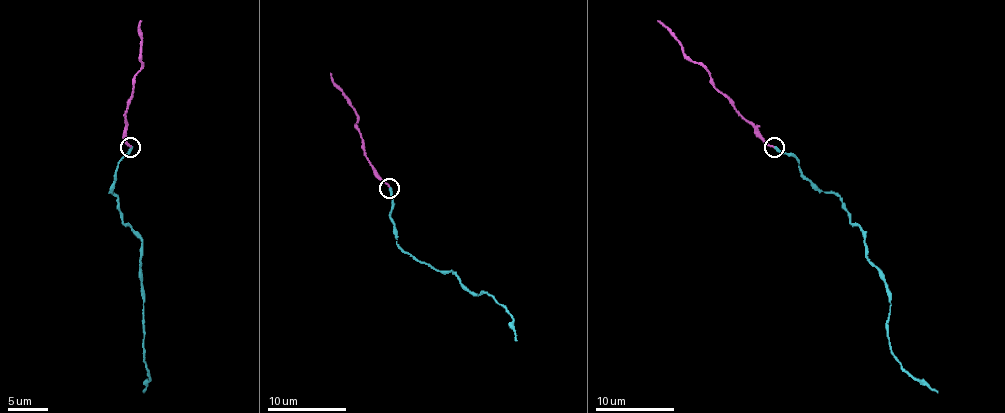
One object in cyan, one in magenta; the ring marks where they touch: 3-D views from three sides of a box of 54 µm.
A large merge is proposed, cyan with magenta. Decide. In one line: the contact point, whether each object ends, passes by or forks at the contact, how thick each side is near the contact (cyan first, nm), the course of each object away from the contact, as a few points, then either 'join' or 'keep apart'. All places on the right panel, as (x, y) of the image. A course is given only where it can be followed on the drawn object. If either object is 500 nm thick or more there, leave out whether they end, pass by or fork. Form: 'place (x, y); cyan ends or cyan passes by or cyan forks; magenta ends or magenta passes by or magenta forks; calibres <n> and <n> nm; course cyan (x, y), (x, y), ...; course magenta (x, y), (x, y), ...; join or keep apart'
place (774, 147); cyan ends; magenta ends; calibres 280 and 150 nm; course cyan (774, 147), (791, 153), (800, 172), (840, 198), (861, 228), (866, 257), (889, 297), (892, 354), (937, 392); course magenta (774, 147), (715, 87), (709, 73), (657, 20); join

